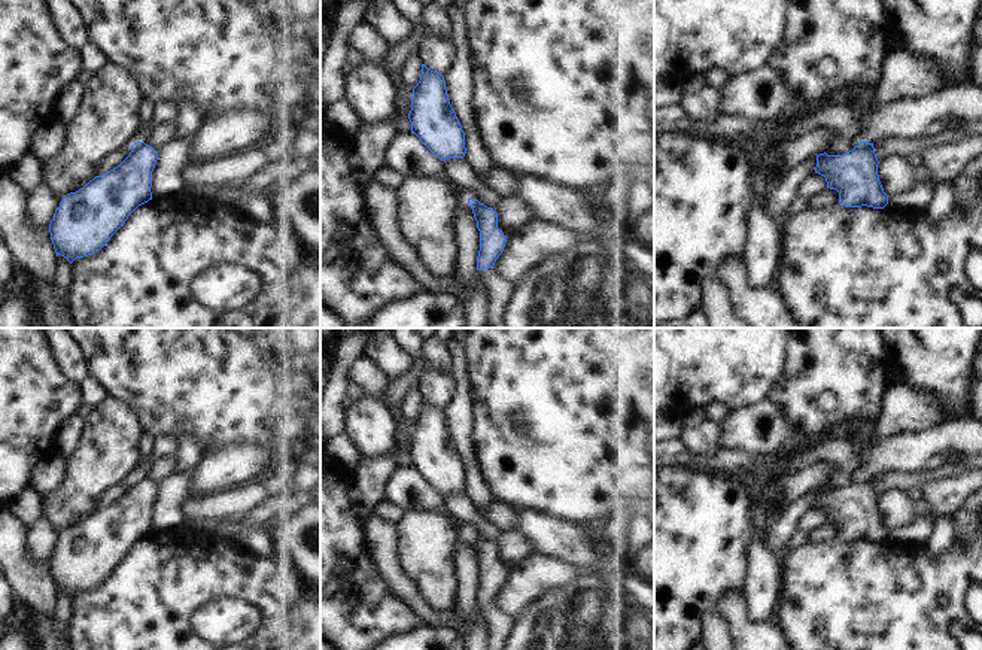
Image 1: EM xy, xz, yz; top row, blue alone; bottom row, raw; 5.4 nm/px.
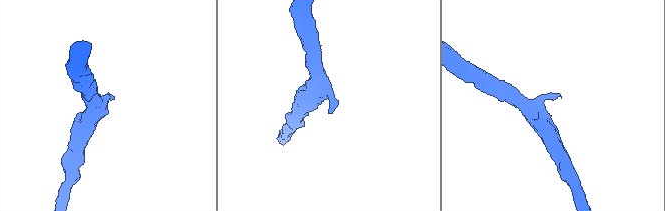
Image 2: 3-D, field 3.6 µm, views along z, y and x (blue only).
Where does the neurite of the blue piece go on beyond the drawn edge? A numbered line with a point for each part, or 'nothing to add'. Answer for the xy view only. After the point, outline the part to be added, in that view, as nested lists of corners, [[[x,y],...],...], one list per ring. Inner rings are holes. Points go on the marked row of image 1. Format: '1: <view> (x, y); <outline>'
nothing to add

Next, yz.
nothing to add

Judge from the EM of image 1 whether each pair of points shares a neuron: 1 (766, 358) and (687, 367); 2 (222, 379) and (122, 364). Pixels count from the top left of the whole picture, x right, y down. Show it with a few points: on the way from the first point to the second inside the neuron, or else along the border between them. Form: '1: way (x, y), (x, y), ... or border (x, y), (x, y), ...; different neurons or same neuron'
1: way (747, 358), (707, 358); same neuron
2: way (197, 379), (181, 371), (148, 371); same neuron

